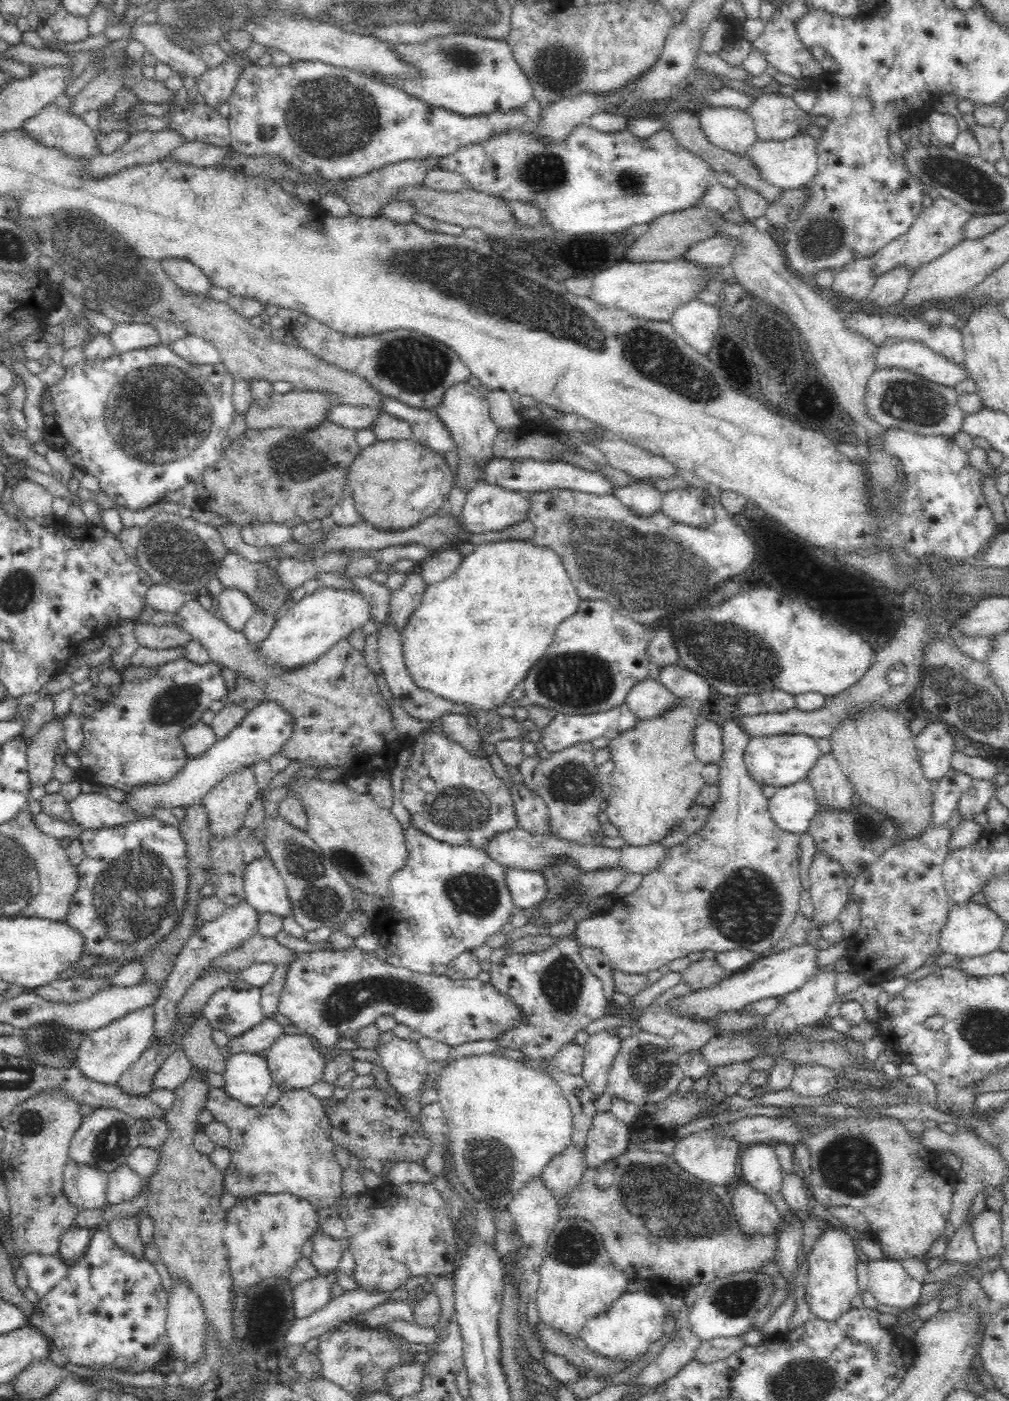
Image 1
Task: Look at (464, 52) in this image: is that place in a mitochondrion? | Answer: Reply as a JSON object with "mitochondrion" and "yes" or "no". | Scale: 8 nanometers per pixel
{"mitochondrion":"yes"}

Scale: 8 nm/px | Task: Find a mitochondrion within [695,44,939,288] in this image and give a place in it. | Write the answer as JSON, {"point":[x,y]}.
{"point":[823,233]}

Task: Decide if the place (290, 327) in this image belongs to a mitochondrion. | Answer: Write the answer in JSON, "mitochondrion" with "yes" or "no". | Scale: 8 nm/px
{"mitochondrion":"no"}

